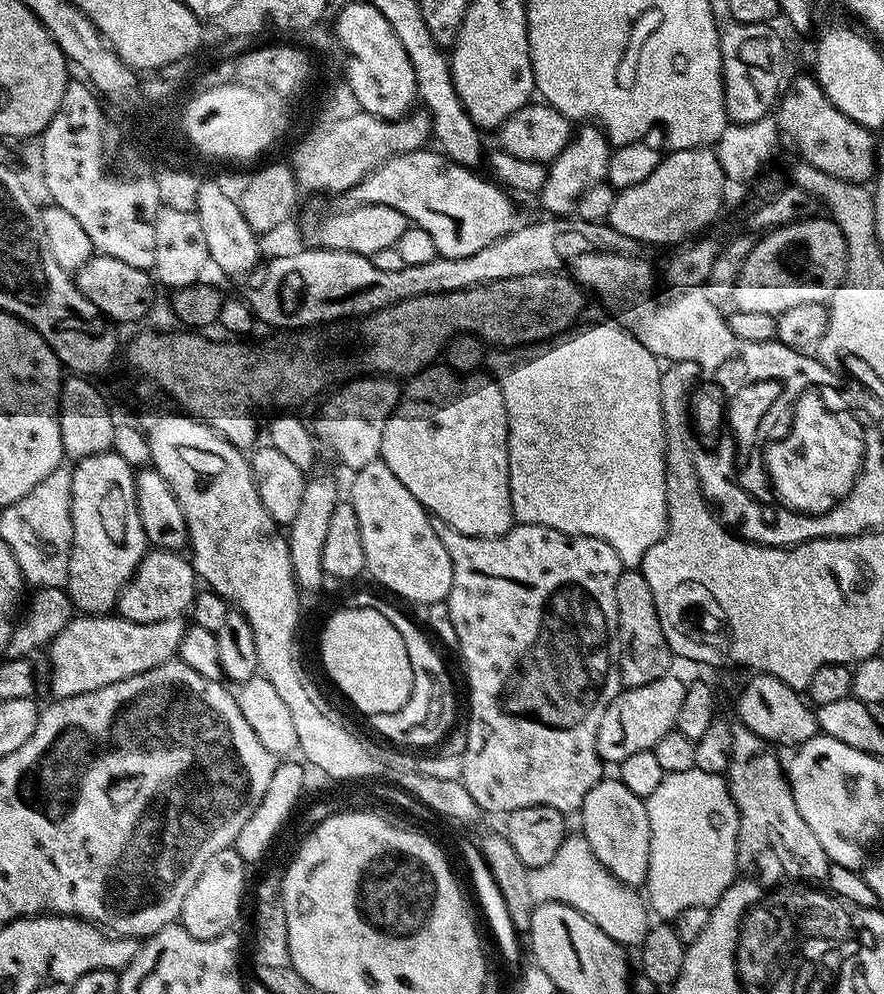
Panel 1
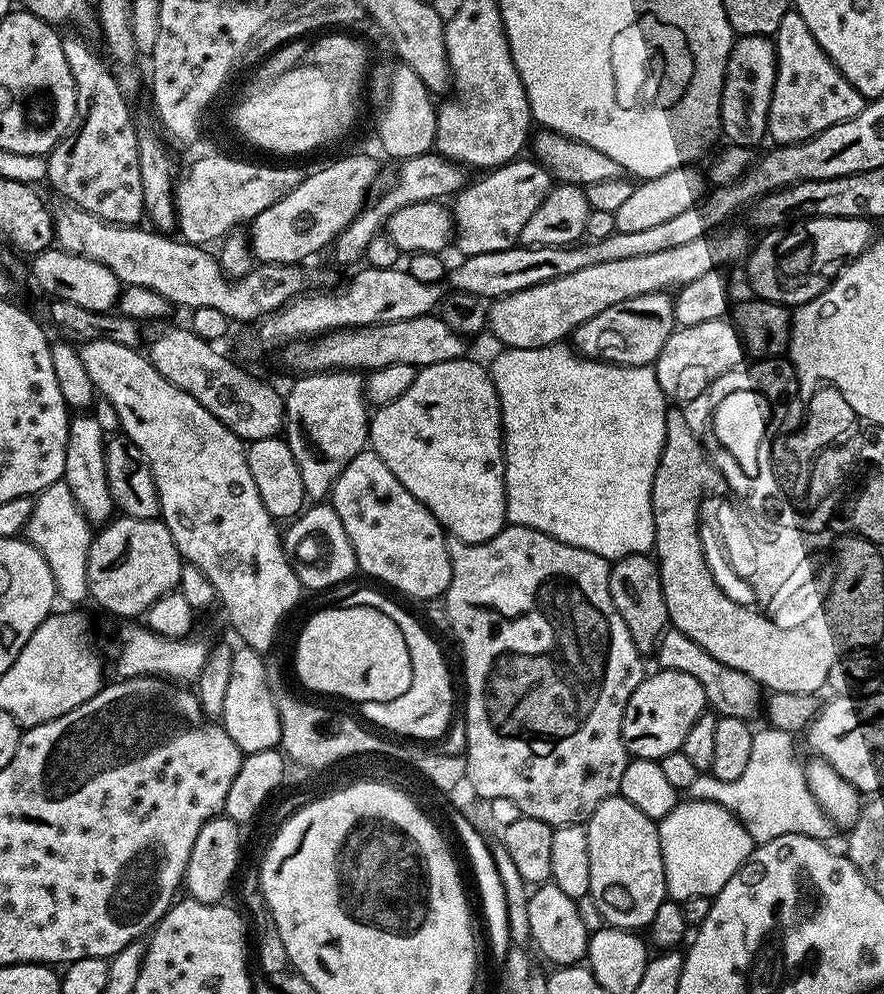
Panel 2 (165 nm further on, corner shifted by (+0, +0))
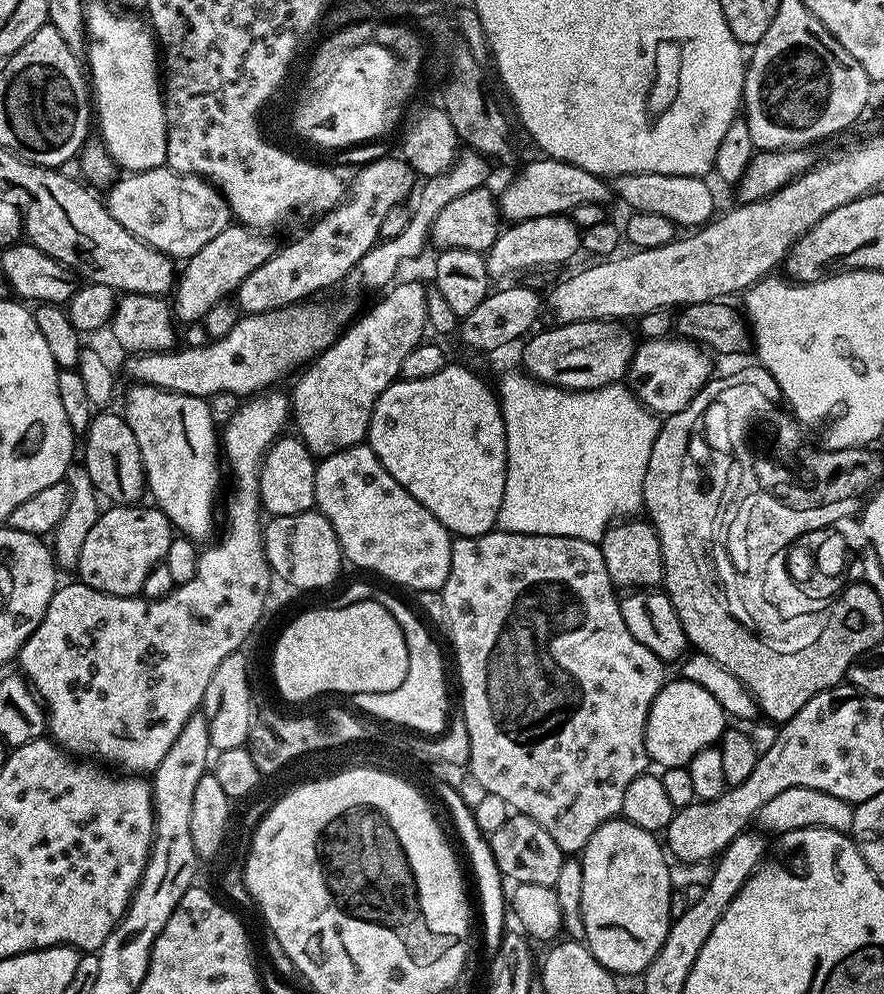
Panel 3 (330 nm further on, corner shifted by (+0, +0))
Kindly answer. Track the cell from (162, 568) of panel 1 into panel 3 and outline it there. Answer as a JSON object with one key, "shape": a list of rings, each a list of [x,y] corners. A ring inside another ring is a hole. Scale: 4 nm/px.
{"shape":[[[121,504],[105,507],[101,511],[100,517],[90,529],[90,534],[86,534],[86,542],[82,542],[82,554],[75,567],[75,571],[80,572],[79,583],[111,596],[134,596],[143,593],[146,574],[150,574],[154,566],[164,563],[166,550],[170,550],[170,542],[174,539],[174,529],[166,514],[155,506],[144,507]]]}

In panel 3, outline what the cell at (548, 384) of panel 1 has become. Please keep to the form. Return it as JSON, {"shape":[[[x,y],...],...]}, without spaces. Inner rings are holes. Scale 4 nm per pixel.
{"shape":[[[517,370],[501,378],[498,399],[508,455],[506,486],[496,519],[499,531],[582,538],[595,544],[603,538],[605,530],[621,518],[635,517],[643,509],[646,462],[650,462],[650,446],[654,446],[660,424],[631,388],[617,382],[605,388],[574,392],[543,384],[541,380]]]}

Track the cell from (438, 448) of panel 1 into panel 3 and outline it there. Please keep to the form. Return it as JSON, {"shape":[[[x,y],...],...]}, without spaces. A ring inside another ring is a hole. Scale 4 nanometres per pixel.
{"shape":[[[449,363],[442,370],[438,370],[438,374],[430,374],[430,378],[418,378],[417,380],[400,378],[397,379],[396,383],[389,384],[388,389],[378,398],[378,402],[372,411],[366,443],[369,448],[374,450],[374,454],[382,462],[382,466],[386,466],[388,473],[391,474],[410,495],[414,498],[418,498],[418,502],[422,502],[422,506],[426,506],[426,510],[430,510],[430,514],[434,514],[434,518],[438,518],[438,522],[442,522],[442,526],[447,528],[453,537],[481,536],[496,528],[498,506],[502,506],[502,494],[504,493],[506,474],[508,473],[504,419],[500,413],[500,401],[497,393],[493,391],[493,389],[491,392],[491,390],[484,385],[483,378],[475,376],[470,369],[463,368],[460,364]]]}

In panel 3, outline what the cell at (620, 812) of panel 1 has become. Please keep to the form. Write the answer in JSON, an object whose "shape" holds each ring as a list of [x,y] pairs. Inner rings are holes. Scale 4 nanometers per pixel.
{"shape":[[[626,819],[607,820],[605,824],[598,826],[598,830],[594,830],[578,860],[582,868],[579,912],[585,926],[583,943],[588,945],[596,961],[607,972],[620,978],[639,977],[648,969],[662,942],[668,937],[668,925],[674,919],[670,910],[674,885],[672,876],[668,873],[669,857],[661,841],[659,844],[656,840],[659,839],[653,833],[642,830],[642,826],[634,826]]]}

